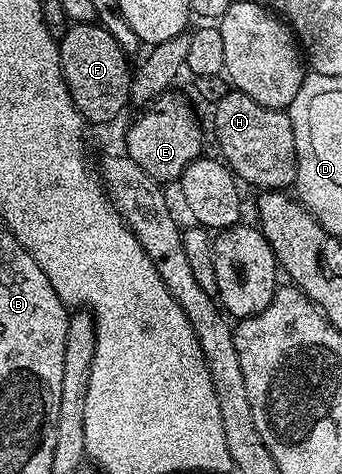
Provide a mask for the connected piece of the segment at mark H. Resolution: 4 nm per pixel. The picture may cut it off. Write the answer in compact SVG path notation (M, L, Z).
M232 88L225 95L225 99L214 102L213 109L215 109L215 137L219 140L220 151L223 152L221 157L236 178L244 186L256 185L256 190L259 191L290 190L295 184L297 175L297 151L290 116L277 109L261 107L257 99L249 99L249 95L245 95L237 88Z

